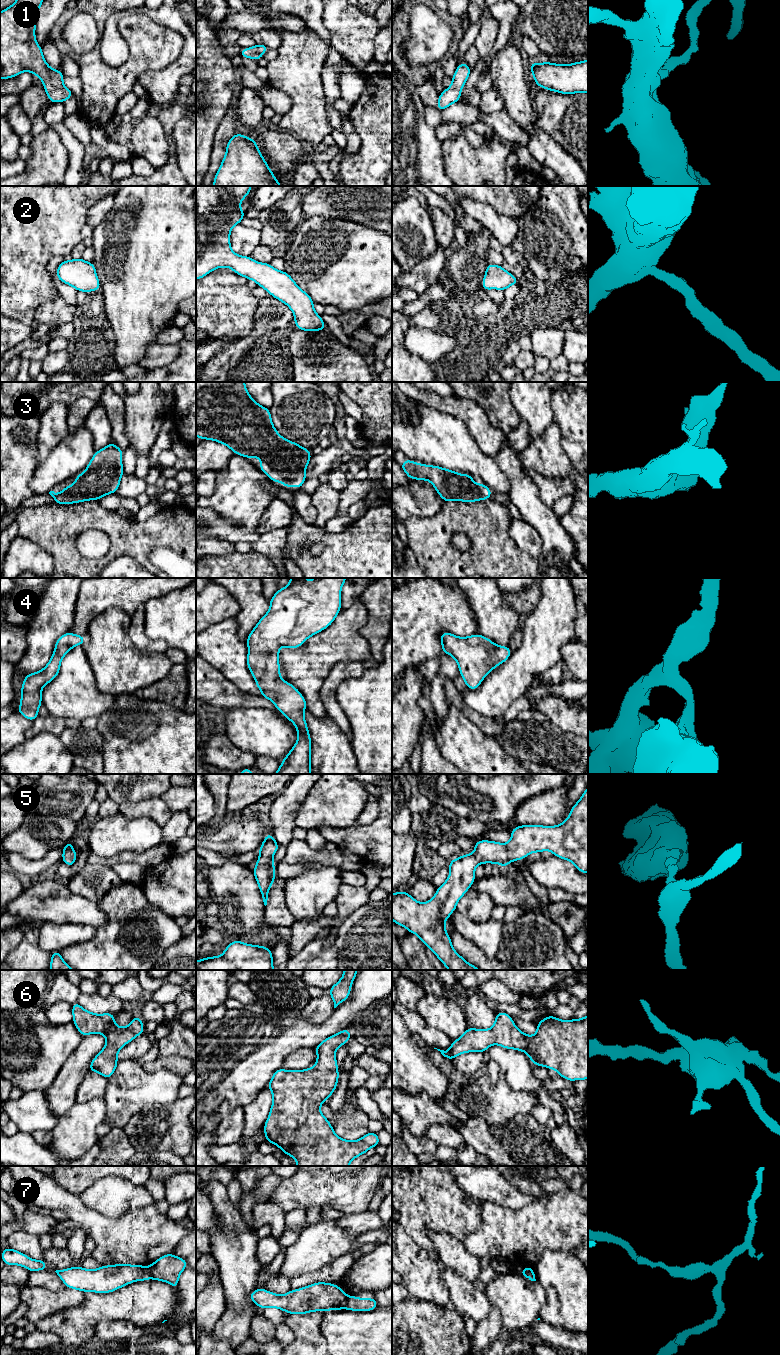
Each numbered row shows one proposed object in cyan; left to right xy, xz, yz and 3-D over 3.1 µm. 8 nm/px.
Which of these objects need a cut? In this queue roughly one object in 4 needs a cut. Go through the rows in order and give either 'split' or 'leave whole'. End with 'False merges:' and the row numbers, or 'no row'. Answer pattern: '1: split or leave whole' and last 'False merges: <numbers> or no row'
1: leave whole
2: leave whole
3: leave whole
4: leave whole
5: leave whole
6: leave whole
7: split
False merges: 7

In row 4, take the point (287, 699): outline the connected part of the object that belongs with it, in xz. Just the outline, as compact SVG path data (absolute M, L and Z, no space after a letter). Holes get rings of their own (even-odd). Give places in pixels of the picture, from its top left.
M290 578L289 585L279 589L270 600L269 611L261 617L254 629L247 637L248 655L247 667L255 679L256 685L262 692L260 695L271 700L275 707L297 727L298 740L291 751L281 761L280 768L274 774L311 774L311 737L304 718L307 703L303 695L291 683L280 676L279 649L282 646L290 649L300 647L309 637L330 626L341 609L341 588L347 578Z

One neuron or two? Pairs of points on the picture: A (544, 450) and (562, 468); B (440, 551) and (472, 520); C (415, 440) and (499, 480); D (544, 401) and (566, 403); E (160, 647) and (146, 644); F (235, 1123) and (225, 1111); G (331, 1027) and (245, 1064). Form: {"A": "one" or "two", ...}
{"A": "one", "B": "one", "C": "one", "D": "two", "E": "one", "F": "one", "G": "one"}

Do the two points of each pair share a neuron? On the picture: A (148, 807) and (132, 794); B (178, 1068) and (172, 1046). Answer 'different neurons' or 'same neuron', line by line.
A: different neurons
B: different neurons

